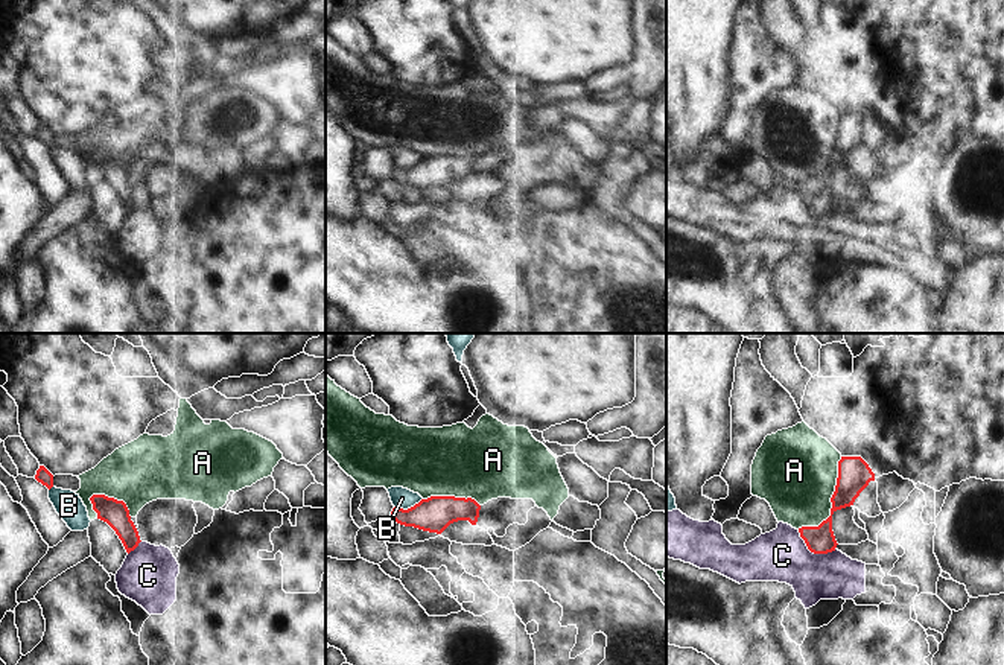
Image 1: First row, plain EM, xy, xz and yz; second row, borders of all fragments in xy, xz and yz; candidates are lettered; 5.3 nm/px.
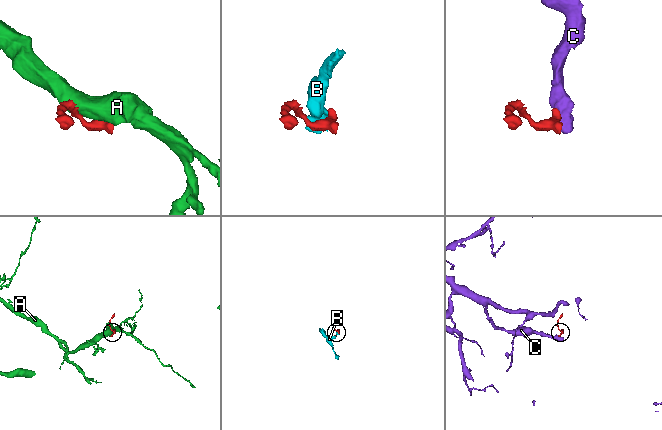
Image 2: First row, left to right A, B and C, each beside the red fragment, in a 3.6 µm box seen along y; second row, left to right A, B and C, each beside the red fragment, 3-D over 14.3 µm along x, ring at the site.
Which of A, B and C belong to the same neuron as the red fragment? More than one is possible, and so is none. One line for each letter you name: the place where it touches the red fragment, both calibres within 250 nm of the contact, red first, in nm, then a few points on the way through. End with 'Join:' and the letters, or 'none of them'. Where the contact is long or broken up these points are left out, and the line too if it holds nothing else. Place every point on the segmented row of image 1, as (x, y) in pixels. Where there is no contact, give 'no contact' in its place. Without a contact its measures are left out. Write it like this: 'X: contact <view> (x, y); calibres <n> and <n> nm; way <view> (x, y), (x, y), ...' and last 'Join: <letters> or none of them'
Join: none of them

